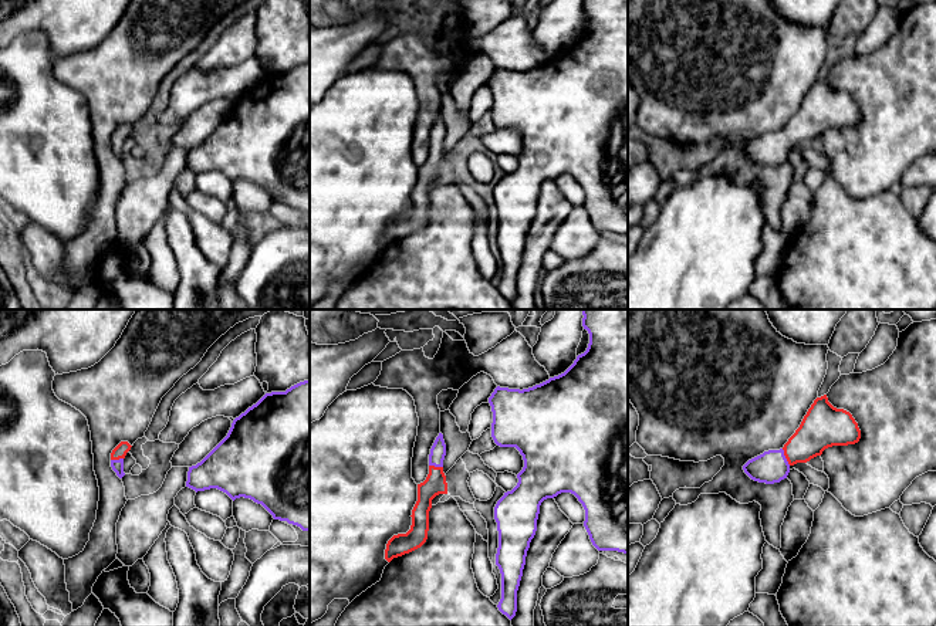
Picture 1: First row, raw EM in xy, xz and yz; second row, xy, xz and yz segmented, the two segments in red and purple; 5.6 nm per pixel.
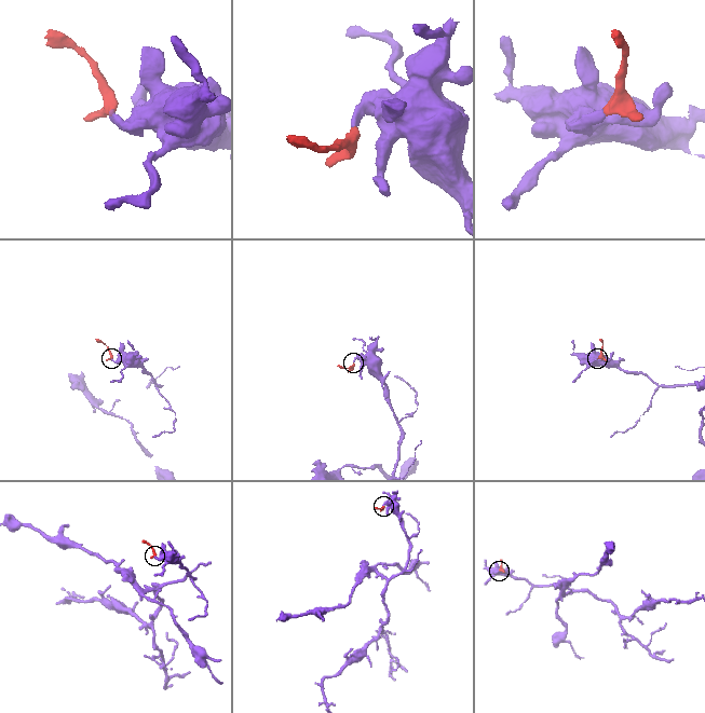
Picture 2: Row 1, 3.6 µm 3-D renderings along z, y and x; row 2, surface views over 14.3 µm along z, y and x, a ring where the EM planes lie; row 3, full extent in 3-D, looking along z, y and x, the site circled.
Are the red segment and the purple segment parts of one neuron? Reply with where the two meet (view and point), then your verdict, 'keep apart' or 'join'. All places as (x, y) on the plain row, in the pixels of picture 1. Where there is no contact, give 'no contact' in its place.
meets red in yz at (786, 139); join

